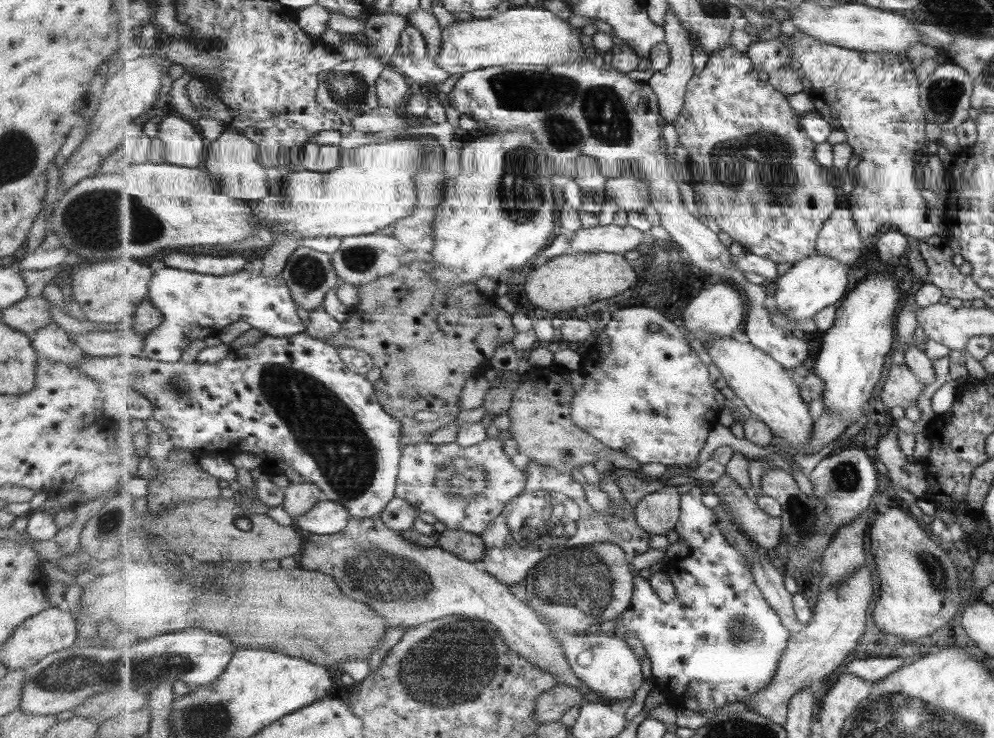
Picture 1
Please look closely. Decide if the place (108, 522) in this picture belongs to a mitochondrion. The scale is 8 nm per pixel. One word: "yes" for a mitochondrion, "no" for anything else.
yes

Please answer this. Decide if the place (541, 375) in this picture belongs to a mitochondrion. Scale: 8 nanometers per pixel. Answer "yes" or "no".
no

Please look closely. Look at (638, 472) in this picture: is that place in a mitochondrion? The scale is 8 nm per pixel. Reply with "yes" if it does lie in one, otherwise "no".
no

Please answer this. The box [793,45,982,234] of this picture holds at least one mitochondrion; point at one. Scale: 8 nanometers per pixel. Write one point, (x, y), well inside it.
(944, 96)

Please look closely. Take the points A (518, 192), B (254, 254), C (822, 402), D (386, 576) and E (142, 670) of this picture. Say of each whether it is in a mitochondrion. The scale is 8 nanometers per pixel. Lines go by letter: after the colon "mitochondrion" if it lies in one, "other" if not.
A: mitochondrion
B: other
C: other
D: mitochondrion
E: mitochondrion

